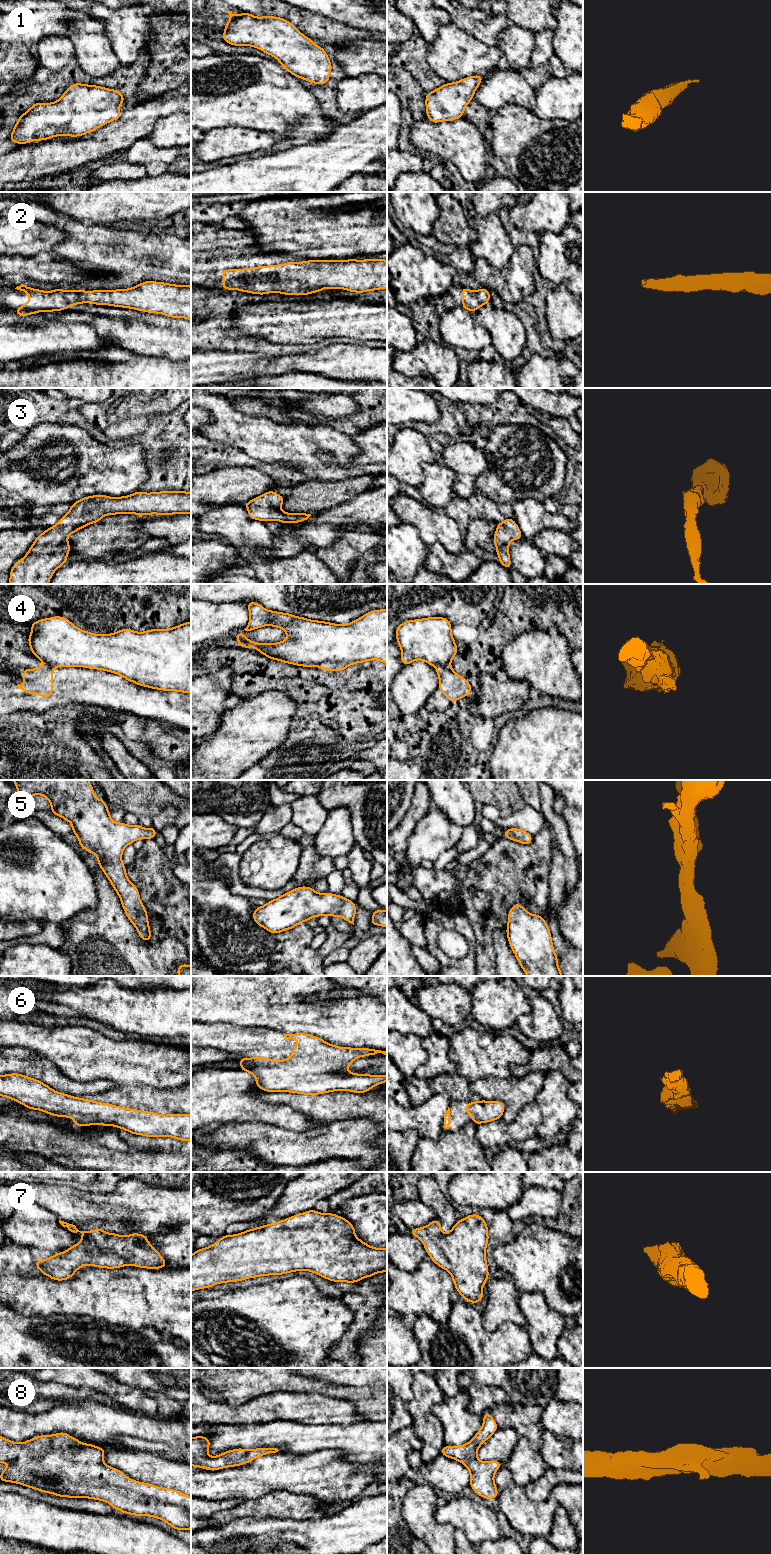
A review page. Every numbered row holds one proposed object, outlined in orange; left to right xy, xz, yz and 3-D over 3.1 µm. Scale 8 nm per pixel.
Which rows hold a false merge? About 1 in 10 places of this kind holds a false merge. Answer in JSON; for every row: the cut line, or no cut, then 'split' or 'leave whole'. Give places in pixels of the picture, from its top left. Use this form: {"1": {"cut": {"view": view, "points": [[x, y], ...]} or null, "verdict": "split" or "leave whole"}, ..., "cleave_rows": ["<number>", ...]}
{"1": {"cut": null, "verdict": "leave whole"}, "2": {"cut": null, "verdict": "leave whole"}, "3": {"cut": null, "verdict": "leave whole"}, "4": {"cut": {"view": "xz", "points": [[244, 640], [249, 646]]}, "verdict": "split"}, "5": {"cut": null, "verdict": "leave whole"}, "6": {"cut": null, "verdict": "leave whole"}, "7": {"cut": null, "verdict": "leave whole"}, "8": {"cut": null, "verdict": "leave whole"}, "cleave_rows": ["4"]}

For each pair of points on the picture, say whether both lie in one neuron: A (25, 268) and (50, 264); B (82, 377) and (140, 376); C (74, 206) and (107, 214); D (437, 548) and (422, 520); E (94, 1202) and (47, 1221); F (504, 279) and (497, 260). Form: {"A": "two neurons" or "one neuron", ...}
{"A": "one neuron", "B": "one neuron", "C": "one neuron", "D": "two neurons", "E": "two neurons", "F": "two neurons"}

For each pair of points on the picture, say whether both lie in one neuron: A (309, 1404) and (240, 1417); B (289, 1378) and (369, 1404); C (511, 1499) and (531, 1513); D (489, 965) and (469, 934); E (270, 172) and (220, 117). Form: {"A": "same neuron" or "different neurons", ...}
{"A": "same neuron", "B": "same neuron", "C": "same neuron", "D": "different neurons", "E": "different neurons"}

